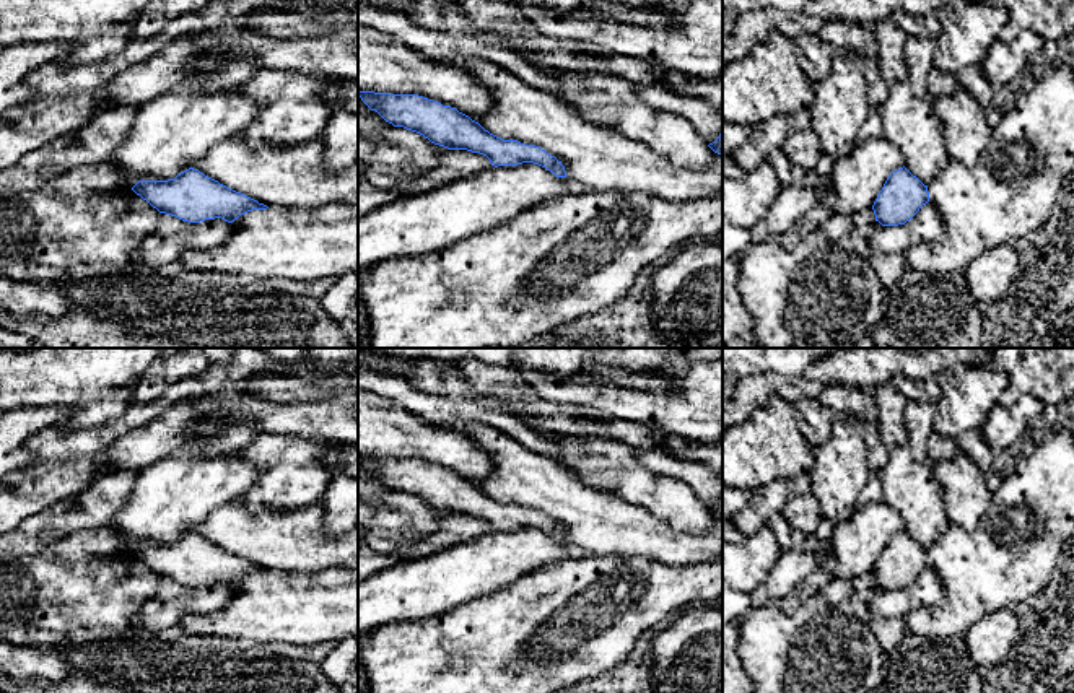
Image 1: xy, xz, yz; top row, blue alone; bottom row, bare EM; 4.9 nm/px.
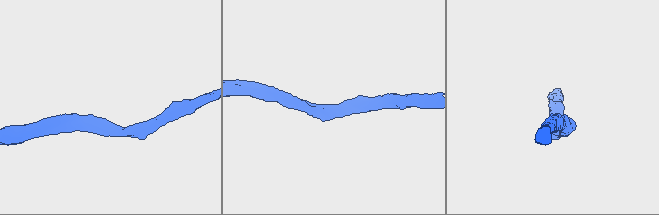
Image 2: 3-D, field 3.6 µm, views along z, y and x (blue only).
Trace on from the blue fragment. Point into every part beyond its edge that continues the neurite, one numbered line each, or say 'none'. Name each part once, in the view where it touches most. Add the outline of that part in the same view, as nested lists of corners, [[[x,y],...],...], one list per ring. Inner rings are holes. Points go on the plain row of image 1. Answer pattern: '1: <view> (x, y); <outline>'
none

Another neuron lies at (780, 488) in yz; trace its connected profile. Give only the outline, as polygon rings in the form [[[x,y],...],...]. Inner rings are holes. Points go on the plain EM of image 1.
[[[776,480],[763,488],[750,491],[749,504],[732,517],[732,522],[747,537],[752,537],[768,519],[781,512],[786,501],[792,496],[788,480]]]

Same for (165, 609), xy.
[[[159,578],[156,592],[137,612],[135,626],[146,634],[164,633],[177,626],[184,615],[218,612],[233,599],[233,589],[221,582],[189,587]]]

